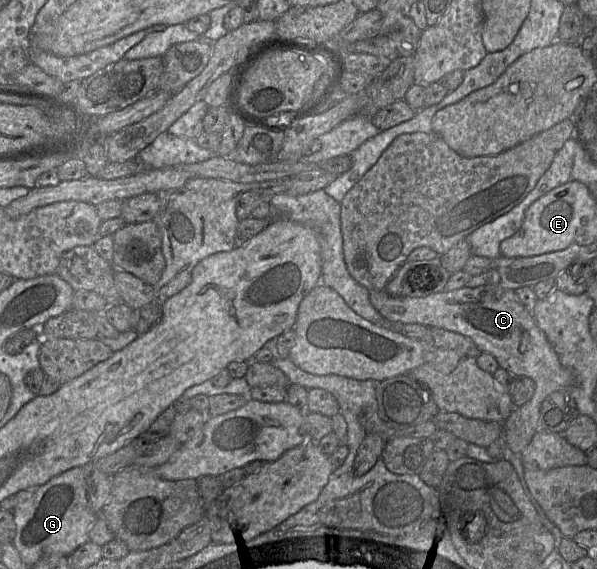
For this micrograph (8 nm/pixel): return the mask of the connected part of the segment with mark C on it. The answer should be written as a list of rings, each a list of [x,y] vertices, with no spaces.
[[[500,284],[484,285],[442,291],[426,297],[394,297],[383,290],[370,291],[369,300],[386,320],[437,327],[468,337],[481,352],[492,355],[499,368],[514,377],[526,376],[535,382],[532,398],[522,406],[515,407],[503,422],[502,437],[514,454],[520,455],[539,431],[538,420],[543,400],[550,393],[569,389],[575,383],[574,374],[561,364],[532,312],[522,304],[515,290],[503,288]]]

